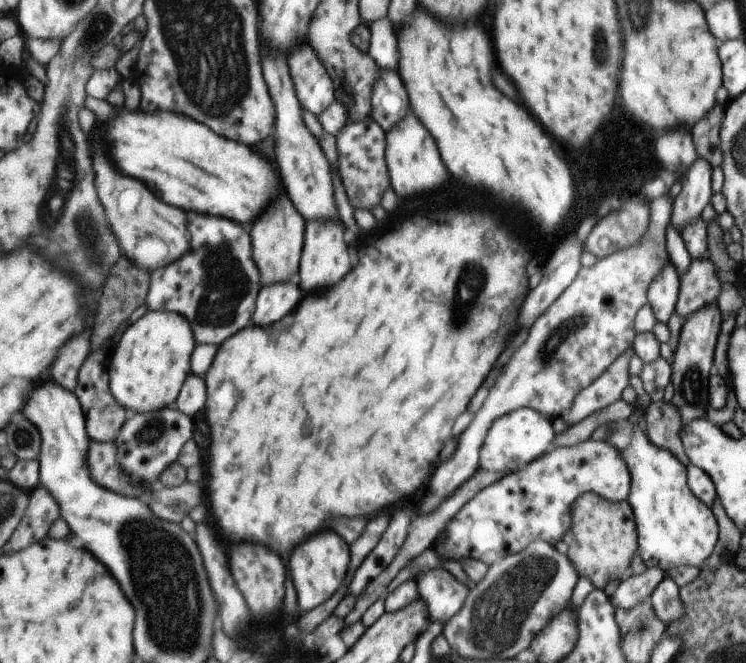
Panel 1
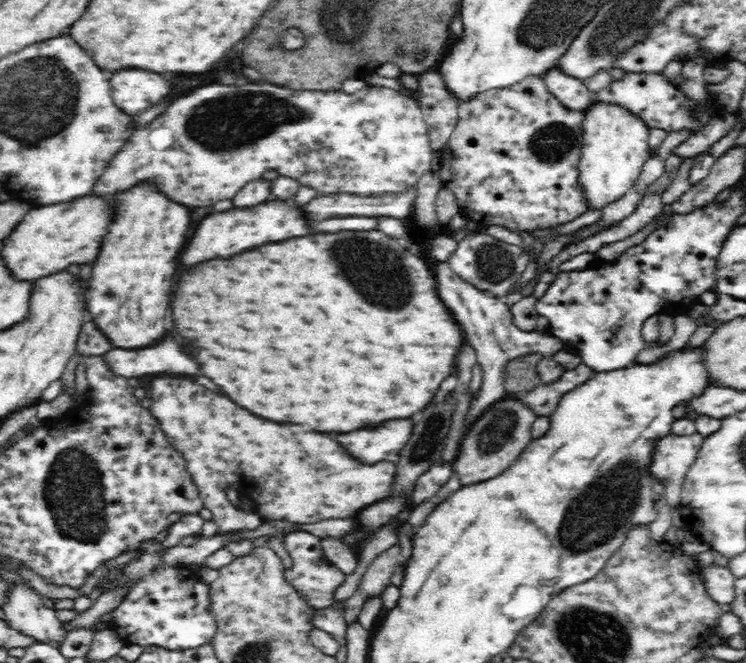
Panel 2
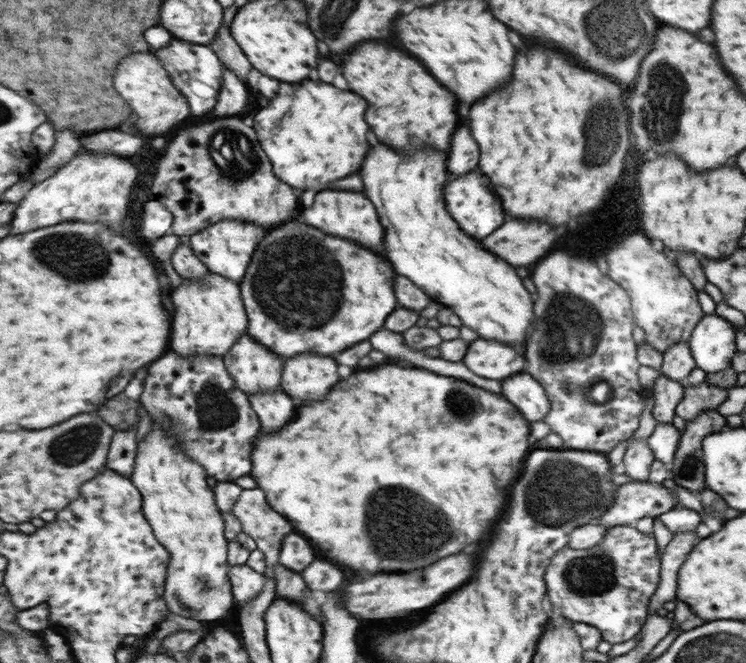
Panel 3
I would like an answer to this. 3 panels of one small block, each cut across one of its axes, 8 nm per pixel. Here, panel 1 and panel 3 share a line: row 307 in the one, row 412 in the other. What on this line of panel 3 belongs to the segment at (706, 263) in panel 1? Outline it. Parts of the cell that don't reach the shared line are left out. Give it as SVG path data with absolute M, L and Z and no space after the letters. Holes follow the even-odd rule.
M707 380L695 386L684 385L684 398L676 406L676 415L684 421L695 420L706 410L716 410L720 404L726 402L728 390L714 386Z

